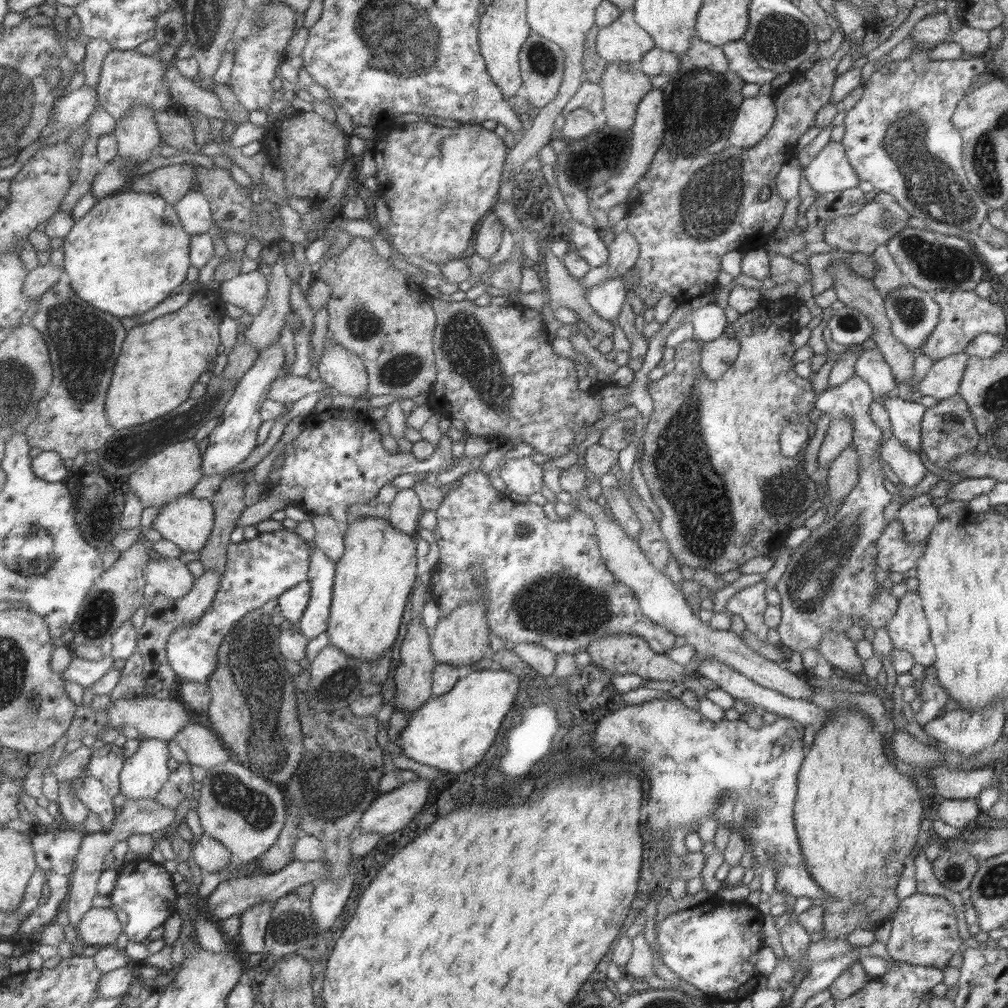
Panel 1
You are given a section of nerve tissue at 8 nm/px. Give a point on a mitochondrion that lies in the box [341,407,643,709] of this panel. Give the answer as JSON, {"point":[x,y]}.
{"point":[553,604]}

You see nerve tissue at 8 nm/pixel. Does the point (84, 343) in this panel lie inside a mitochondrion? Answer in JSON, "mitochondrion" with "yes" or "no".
{"mitochondrion":"yes"}

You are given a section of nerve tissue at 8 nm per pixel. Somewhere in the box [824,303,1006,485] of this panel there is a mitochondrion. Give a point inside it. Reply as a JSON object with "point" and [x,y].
{"point":[952,419]}

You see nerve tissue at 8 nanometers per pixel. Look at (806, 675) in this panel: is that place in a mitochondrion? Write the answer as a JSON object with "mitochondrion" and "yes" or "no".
{"mitochondrion":"no"}

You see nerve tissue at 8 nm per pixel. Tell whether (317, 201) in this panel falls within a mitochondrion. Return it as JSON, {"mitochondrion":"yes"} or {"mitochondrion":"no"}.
{"mitochondrion":"no"}

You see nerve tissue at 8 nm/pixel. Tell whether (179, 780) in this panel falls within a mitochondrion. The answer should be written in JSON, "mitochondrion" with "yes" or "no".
{"mitochondrion":"no"}

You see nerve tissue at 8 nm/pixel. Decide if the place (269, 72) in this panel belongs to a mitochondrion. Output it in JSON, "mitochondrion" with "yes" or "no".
{"mitochondrion":"no"}

